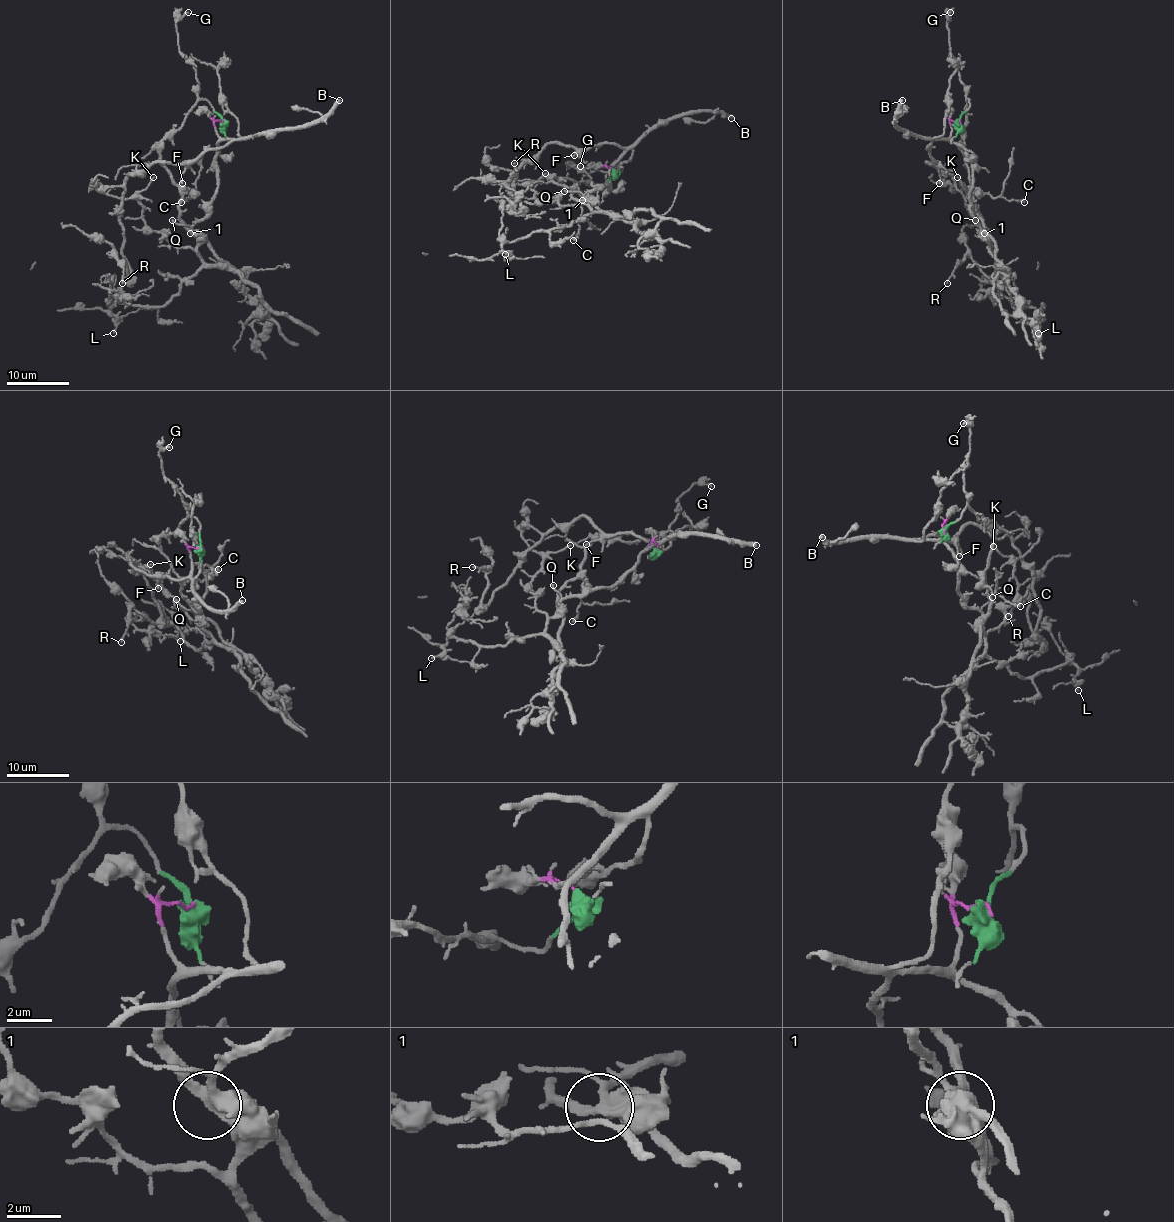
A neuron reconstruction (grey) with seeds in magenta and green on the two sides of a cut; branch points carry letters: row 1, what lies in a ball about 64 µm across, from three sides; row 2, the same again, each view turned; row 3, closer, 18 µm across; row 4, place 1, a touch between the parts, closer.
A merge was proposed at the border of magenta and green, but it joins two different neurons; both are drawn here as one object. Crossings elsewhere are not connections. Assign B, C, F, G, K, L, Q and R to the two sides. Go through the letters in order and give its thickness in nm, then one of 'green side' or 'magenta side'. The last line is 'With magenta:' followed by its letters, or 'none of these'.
B: 400 nm thick; magenta side
C: 200 nm thick; green side
F: 120 nm thick; magenta side
G: 190 nm thick; green side
K: 120 nm thick; green side
L: 140 nm thick; green side
Q: 160 nm thick; magenta side
R: 140 nm thick; magenta side
With magenta: B, F, Q, R

